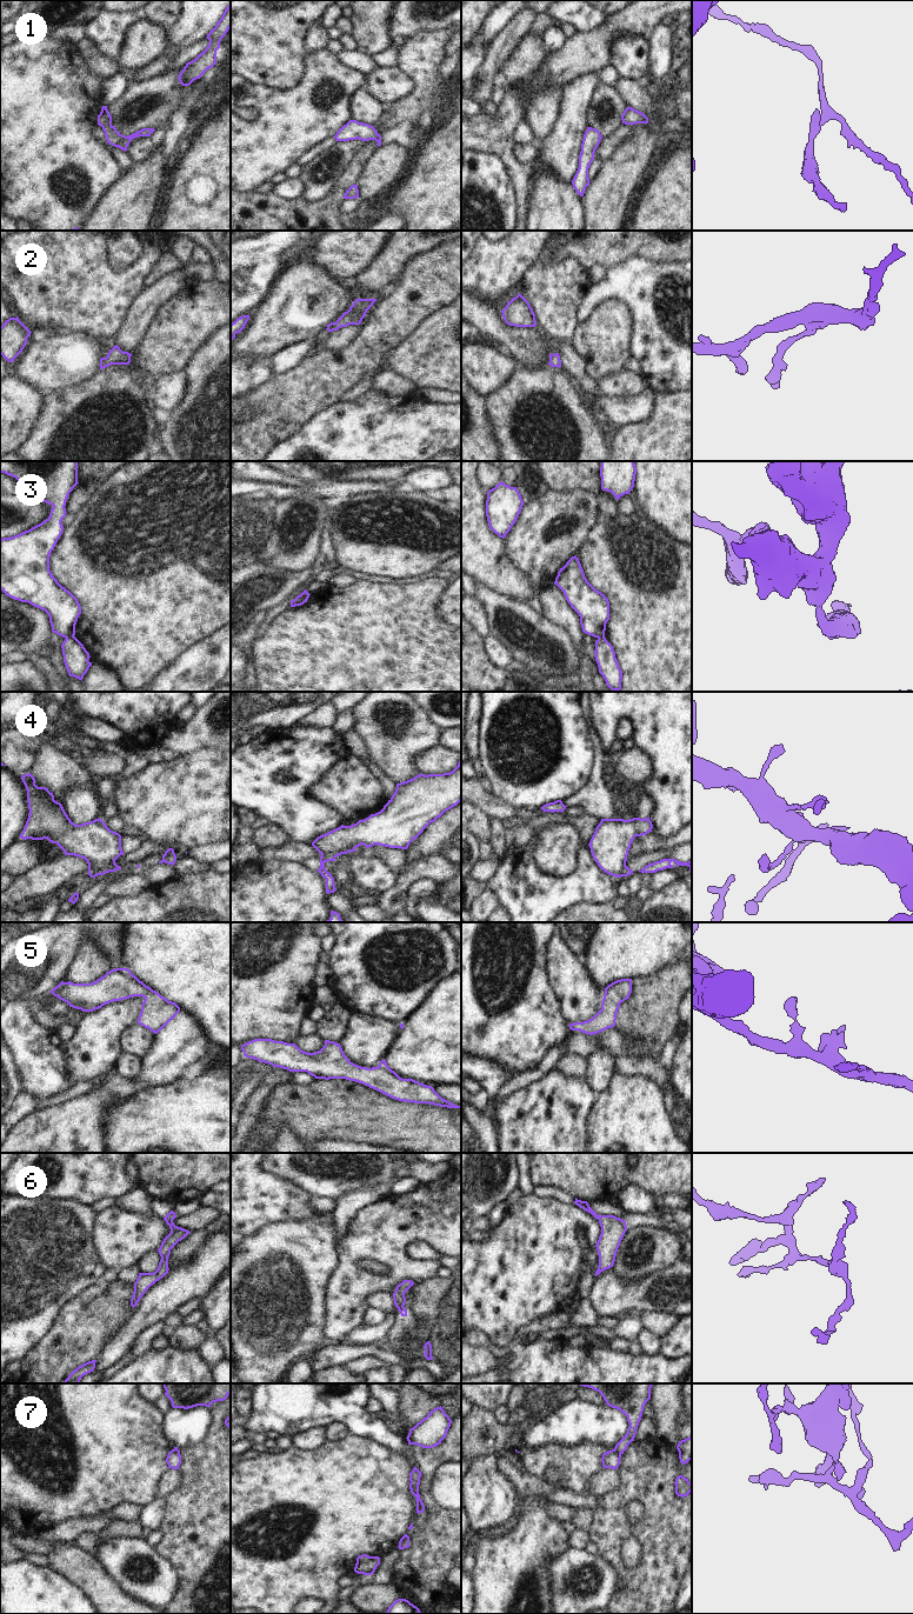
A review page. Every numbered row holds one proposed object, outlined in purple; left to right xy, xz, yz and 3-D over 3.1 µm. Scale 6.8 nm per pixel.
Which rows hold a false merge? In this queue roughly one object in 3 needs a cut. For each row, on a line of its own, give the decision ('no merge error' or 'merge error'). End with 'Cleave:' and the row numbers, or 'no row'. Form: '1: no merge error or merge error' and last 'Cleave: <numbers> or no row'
1: no merge error
2: no merge error
3: merge error
4: merge error
5: no merge error
6: no merge error
7: merge error
Cleave: 3, 4, 7

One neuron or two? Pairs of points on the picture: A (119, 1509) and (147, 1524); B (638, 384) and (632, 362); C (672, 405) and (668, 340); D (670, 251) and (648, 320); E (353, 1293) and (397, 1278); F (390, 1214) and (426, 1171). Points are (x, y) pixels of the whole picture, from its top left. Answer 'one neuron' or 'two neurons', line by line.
A: two neurons
B: two neurons
C: two neurons
D: two neurons
E: one neuron
F: two neurons

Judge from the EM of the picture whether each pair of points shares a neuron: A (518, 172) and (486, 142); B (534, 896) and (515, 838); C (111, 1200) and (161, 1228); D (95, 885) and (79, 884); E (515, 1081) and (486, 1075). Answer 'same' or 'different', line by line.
A: same
B: different
C: different
D: different
E: different

